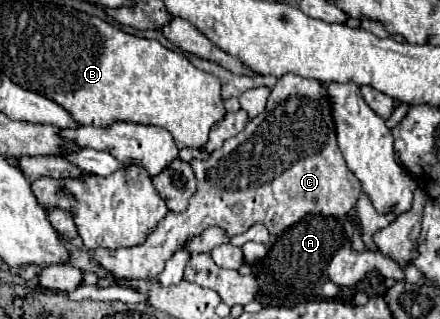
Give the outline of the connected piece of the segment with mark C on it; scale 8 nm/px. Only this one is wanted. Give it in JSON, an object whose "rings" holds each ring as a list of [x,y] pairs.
{"rings":[[[288,73],[278,79],[268,97],[266,109],[258,117],[250,119],[242,133],[228,139],[218,151],[210,155],[210,159],[194,159],[190,163],[198,177],[198,191],[192,195],[186,211],[170,211],[142,245],[122,249],[96,249],[92,251],[92,257],[116,277],[152,279],[164,269],[164,263],[172,257],[172,253],[184,247],[184,241],[188,237],[200,235],[206,227],[212,225],[222,227],[228,235],[240,235],[254,223],[264,223],[272,235],[280,235],[284,229],[298,223],[298,219],[302,219],[304,215],[346,217],[354,209],[354,203],[360,199],[362,189],[356,175],[346,167],[344,159],[338,159],[338,155],[336,127],[330,97],[326,95],[324,85],[316,79],[304,79]]]}

